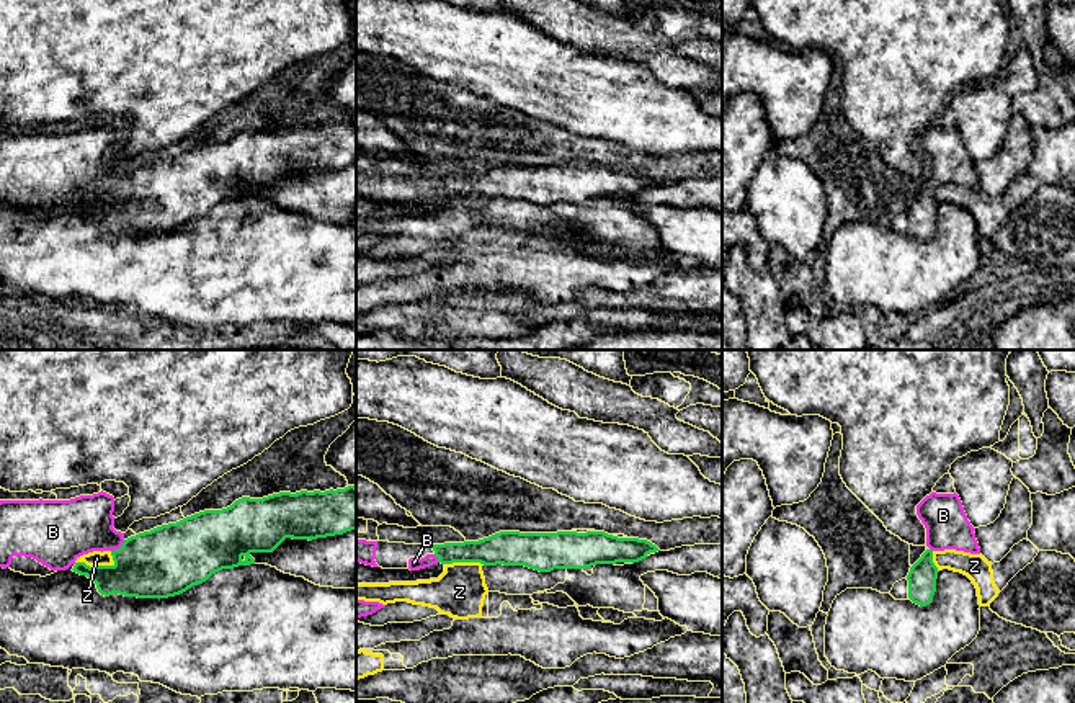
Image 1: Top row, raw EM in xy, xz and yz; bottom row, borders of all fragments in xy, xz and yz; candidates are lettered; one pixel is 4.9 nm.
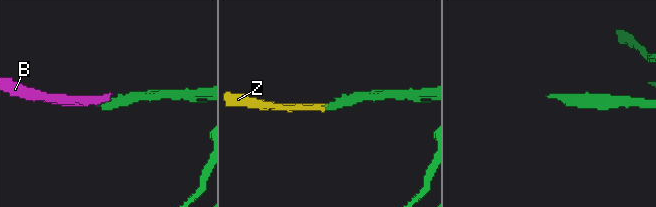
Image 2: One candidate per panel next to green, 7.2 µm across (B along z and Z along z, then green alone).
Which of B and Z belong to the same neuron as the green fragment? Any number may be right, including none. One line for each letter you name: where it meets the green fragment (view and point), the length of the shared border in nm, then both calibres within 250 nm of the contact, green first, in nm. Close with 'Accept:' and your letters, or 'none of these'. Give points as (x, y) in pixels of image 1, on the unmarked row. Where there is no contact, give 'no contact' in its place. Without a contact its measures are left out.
B: xy (120, 182) | 90 nm | 340/280 nm
Accept: B

